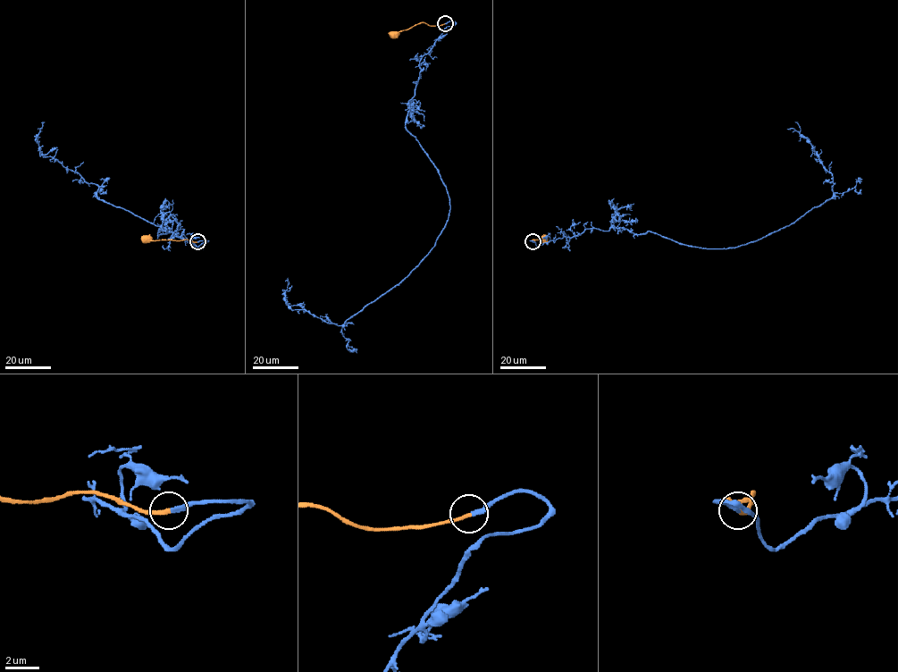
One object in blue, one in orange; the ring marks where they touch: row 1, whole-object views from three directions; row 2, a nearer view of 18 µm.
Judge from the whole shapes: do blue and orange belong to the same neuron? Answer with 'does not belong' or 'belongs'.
belongs

